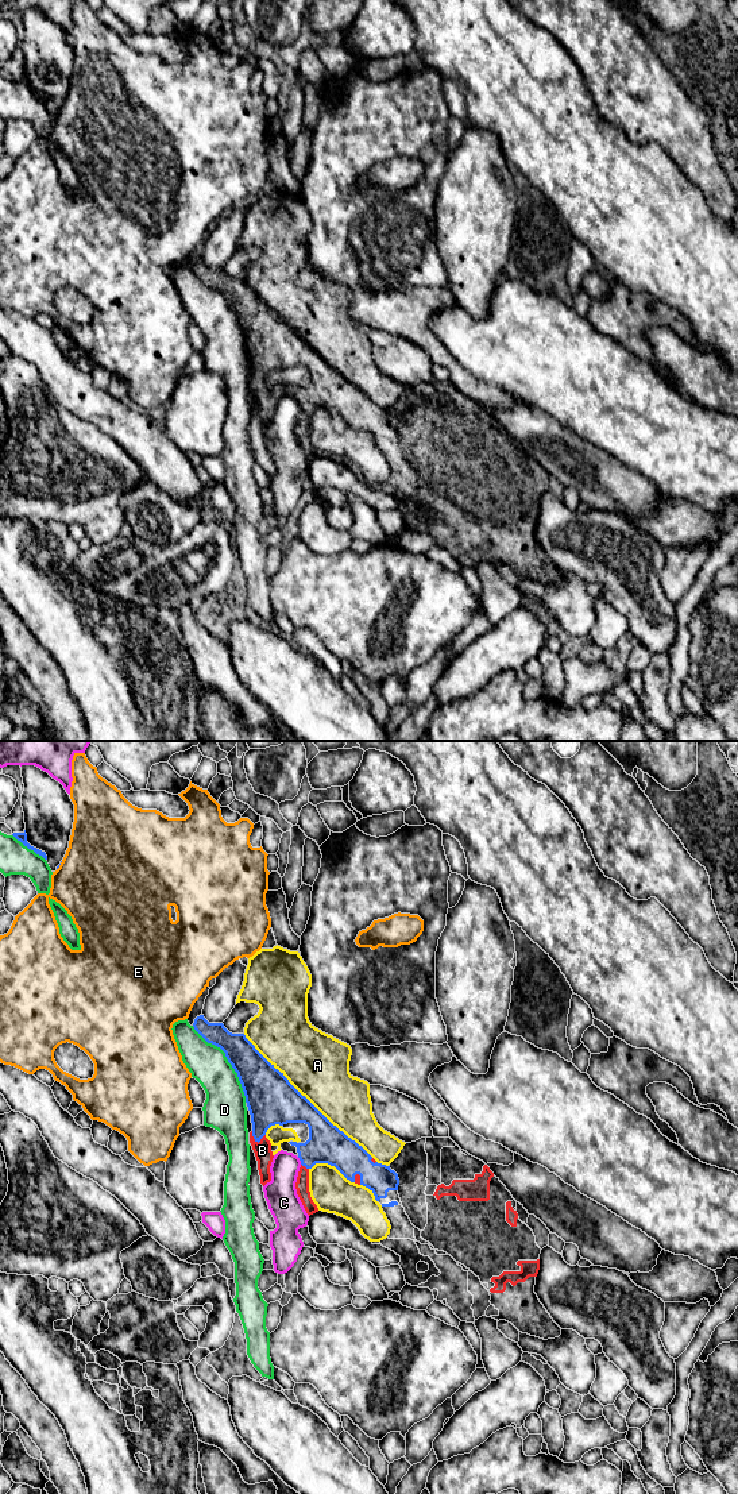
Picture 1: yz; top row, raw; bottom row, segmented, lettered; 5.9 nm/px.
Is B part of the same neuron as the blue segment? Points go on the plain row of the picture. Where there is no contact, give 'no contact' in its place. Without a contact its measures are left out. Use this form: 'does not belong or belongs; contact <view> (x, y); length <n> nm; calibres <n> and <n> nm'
belongs; contact yz (257, 385); length 90 nm; calibres 280 and 100 nm

